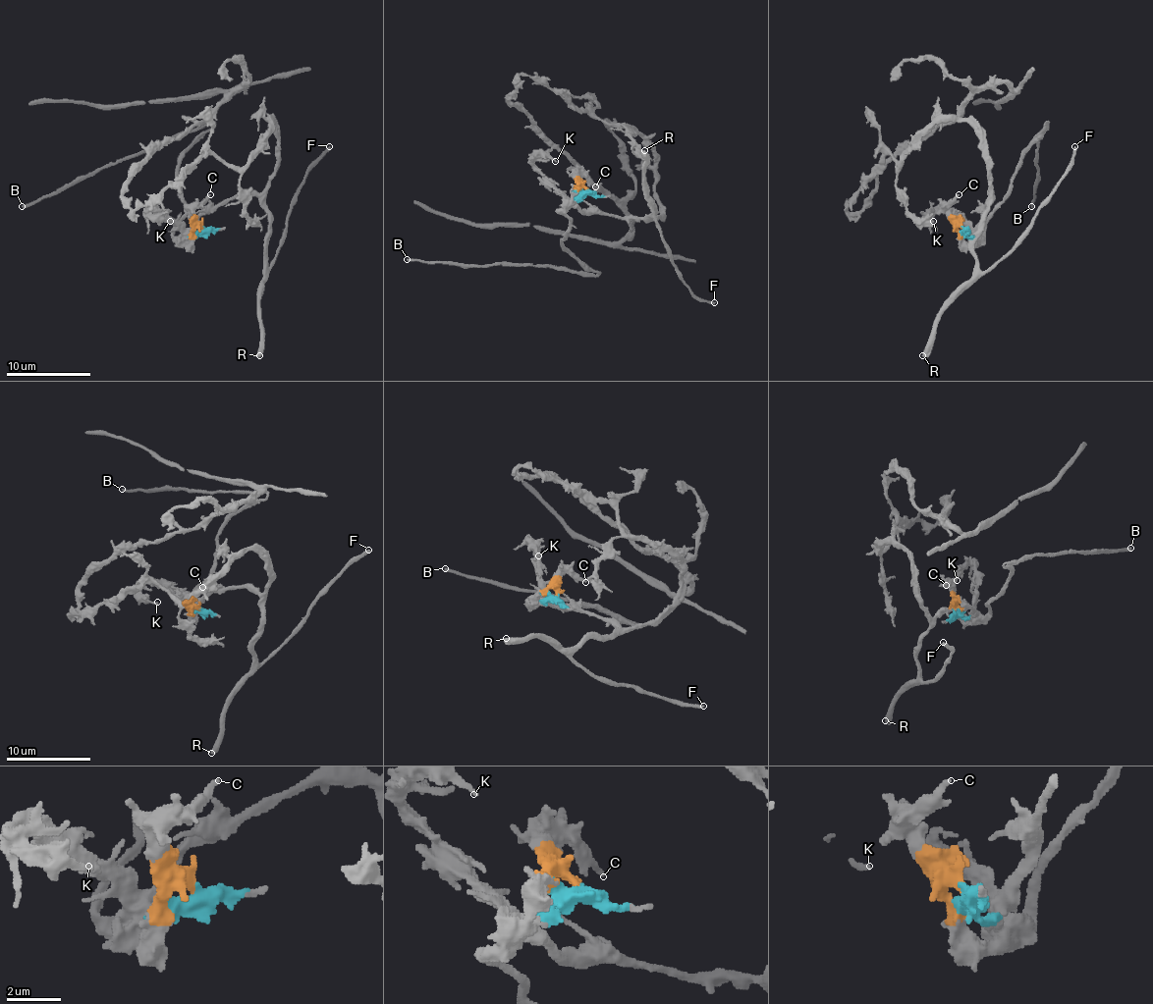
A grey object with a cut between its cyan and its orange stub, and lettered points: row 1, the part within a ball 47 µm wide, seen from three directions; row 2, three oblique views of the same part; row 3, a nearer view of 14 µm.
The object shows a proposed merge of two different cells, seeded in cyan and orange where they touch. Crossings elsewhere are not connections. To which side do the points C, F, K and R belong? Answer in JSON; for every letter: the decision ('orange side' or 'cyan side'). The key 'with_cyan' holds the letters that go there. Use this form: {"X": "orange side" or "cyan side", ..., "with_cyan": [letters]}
{"C": "orange side", "F": "cyan side", "K": "cyan side", "R": "cyan side", "with_cyan": ["F", "K", "R"]}

